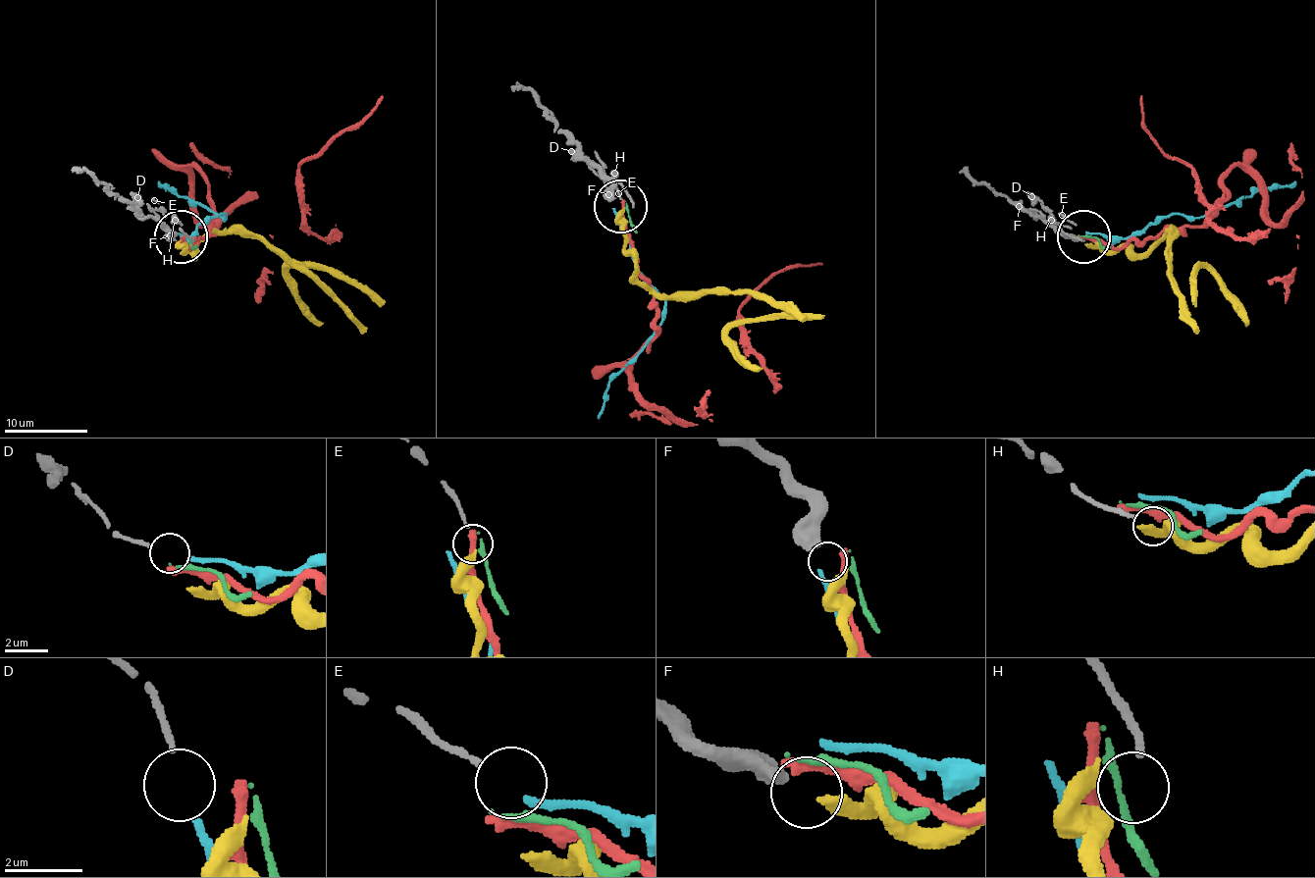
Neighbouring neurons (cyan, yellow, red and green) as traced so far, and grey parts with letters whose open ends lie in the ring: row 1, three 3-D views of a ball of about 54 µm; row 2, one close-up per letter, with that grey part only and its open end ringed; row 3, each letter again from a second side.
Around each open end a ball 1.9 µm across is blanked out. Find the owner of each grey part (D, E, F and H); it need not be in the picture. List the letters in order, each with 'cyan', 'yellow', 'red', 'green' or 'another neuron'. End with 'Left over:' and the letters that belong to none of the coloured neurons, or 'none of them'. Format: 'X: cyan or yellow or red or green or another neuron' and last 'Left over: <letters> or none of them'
D: cyan
E: another neuron
F: yellow
H: another neuron
Left over: E, H

